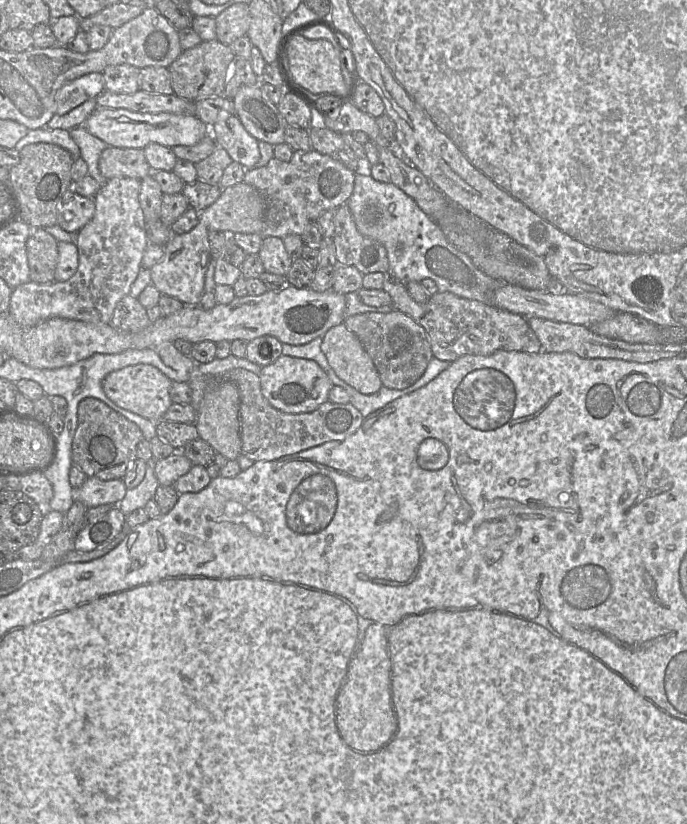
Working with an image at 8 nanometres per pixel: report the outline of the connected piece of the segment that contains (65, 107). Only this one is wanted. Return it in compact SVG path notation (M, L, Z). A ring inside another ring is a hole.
M93 72L64 84L55 95L57 115L64 115L104 91L102 73Z

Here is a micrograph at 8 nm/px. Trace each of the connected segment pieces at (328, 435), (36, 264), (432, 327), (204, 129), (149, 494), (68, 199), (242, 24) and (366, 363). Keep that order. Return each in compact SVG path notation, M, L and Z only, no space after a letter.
M235 368L219 375L193 373L188 384L191 388L190 405L198 411L208 387L216 378L237 385L240 393L241 455L256 461L266 461L294 454L329 441L342 441L362 425L364 417L351 403L340 404L326 401L312 412L285 413L274 408L261 392L260 378L251 371Z
M31 228L26 242L30 280L40 284L55 281L59 259L58 241L44 228Z
M391 271L384 273L383 288L392 299L392 306L413 318L421 325L429 338L433 357L454 362L465 355L489 356L498 351L518 351L526 353L539 353L542 351L541 343L529 326L527 319L516 313L501 309L496 305L459 297L451 292L437 292L430 296L426 303L416 302L407 291L406 286Z
M96 109L86 120L85 128L108 146L117 148L143 149L150 143L167 147L179 145L192 146L209 135L210 127L196 115L179 115L171 113L141 113L127 109Z
M153 458L147 462L146 473L140 484L132 489L127 489L121 502L113 505L113 507L118 507L125 516L136 509L143 508L149 500L154 498L156 489L160 485L155 475L155 462Z
M67 191L58 203L57 224L67 232L79 232L93 217L94 198Z
M236 3L215 17L217 40L230 45L236 39L247 35L250 12L247 3Z
M343 322L325 333L321 350L336 375L361 394L371 395L382 387L373 360Z

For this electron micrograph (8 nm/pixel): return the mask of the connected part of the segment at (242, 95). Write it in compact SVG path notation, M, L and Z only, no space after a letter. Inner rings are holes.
M259 84L242 86L232 101L235 115L250 135L273 146L285 142L288 124L277 105L261 91Z

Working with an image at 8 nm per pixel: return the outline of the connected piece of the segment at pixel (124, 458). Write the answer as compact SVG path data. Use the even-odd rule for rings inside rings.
M93 397L79 402L77 416L77 428L72 441L73 465L81 469L87 478L105 481L123 479L137 459L136 447L144 438L138 426Z

